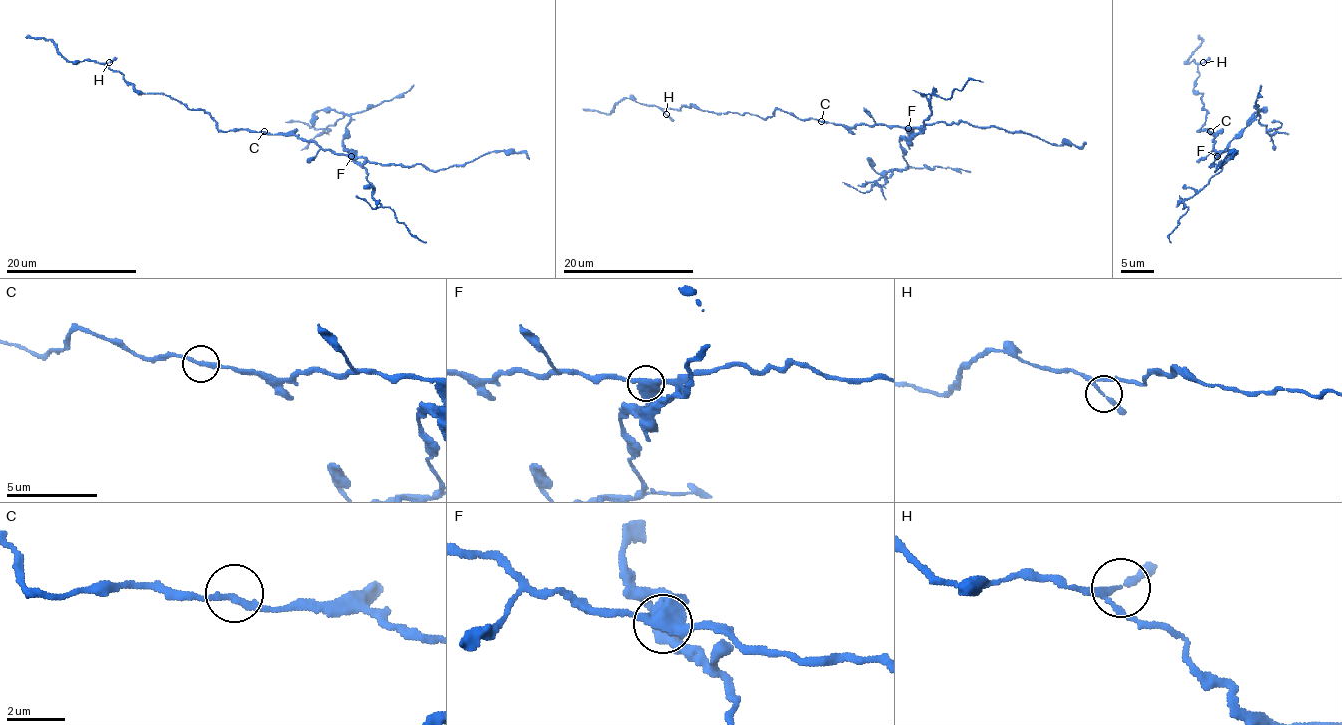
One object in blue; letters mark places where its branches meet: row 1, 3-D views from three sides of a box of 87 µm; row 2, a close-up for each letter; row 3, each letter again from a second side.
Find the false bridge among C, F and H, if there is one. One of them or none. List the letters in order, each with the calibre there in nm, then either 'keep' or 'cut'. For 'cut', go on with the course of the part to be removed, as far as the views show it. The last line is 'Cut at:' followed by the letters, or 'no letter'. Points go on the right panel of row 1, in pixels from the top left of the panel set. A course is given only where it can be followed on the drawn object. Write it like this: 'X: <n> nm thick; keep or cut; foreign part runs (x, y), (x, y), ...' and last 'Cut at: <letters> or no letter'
C: 200 nm thick; keep
F: 420 nm thick; cut; foreign part runs (1217, 157), (1228, 152), (1228, 159), (1220, 170), (1192, 196), (1184, 199), (1187, 211), (1168, 235), (1171, 242)
H: 160 nm thick; keep
Cut at: F

